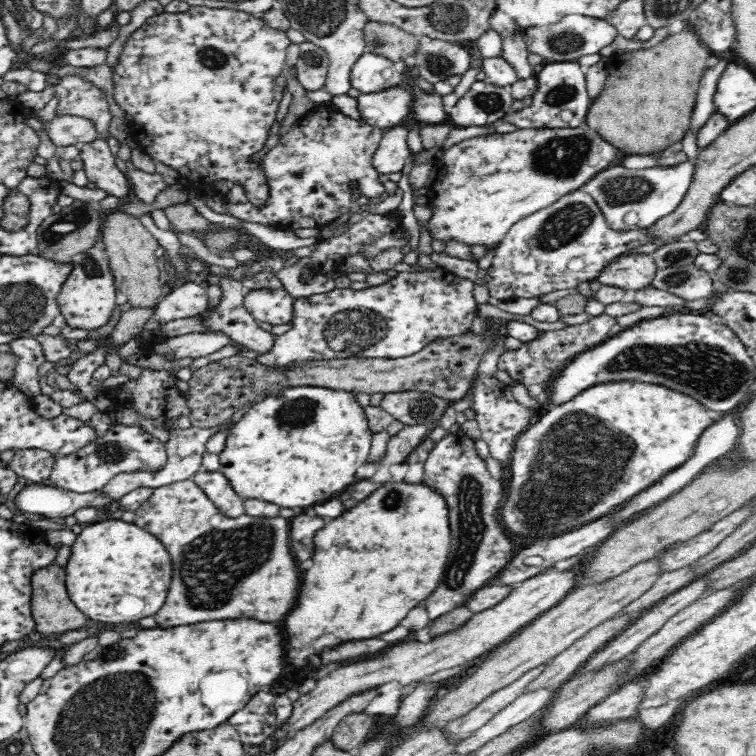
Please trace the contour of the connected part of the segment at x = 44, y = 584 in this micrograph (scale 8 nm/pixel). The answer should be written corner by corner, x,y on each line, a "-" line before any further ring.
48,566
48,568
40,568
32,574
30,578
32,583
32,616
35,622
35,629
42,634
64,634
70,630
78,630
82,626
88,624
86,614
82,614
68,598
66,592
66,572
60,566

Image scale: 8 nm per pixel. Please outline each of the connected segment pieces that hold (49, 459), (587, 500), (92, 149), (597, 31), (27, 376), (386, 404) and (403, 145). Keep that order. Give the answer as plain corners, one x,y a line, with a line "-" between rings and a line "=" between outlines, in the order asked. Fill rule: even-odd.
39,449
17,450
9,467
31,483
47,483
56,456
=
608,382
592,386
592,390
584,390
564,404
546,407
536,423
516,440
509,464
512,479
505,487
506,504
500,508
502,526
508,534
542,538
609,515
618,504
622,505
682,466
694,454
694,442
698,442
710,424
708,410
694,398
646,382
-
582,416
586,416
588,424
596,422
604,426
582,426
=
96,139
94,142
84,143
80,150
84,161
84,173
89,182
104,190
107,196
116,196
123,200
133,197
128,175
116,167
116,156
112,154
106,139
=
568,14
560,18
556,24
524,28
521,31
528,50
534,54
540,54
546,60
550,60
550,63
576,61
580,56
599,53
604,46
612,44
614,38
618,36
618,31
612,23
580,14
=
20,338
9,344
11,352
18,357
10,382
21,392
24,392
30,400
40,396
38,367
45,362
41,343
36,338
=
399,391
385,393
381,400
381,407
391,414
396,420
400,420
405,425
428,425
428,430
432,430
444,411
450,406
451,402
446,401
446,399
440,398
434,394
419,392
419,391
=
401,126
388,128
372,158
372,165
380,174
400,172
411,156
408,130

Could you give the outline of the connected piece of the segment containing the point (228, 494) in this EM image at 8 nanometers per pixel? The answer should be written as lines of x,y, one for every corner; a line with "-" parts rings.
198,471
192,479
224,516
238,518
245,513
244,499
236,494
228,479
220,471

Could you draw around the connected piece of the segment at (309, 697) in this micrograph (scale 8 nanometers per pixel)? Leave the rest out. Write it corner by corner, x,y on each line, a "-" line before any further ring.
552,566
524,582
513,585
510,595
503,602
474,613
474,616
464,626
452,632
440,634
426,643
408,640
404,641
406,644
402,642
392,644
380,654
358,660
358,662
350,662
328,672
324,678
316,680
316,688
312,688
308,694
300,695
298,700
293,702
290,720
277,726
274,738
282,742
288,740
294,731
312,724
324,716
325,712
340,702
344,702
348,696
366,692
370,688
379,688
386,682
399,682
403,687
411,682
418,682
430,674
463,665
468,660
480,657
484,652
500,646
502,642
511,638
514,632
524,628
537,616
560,603
574,589
576,575
575,566
568,570
559,570
556,566

